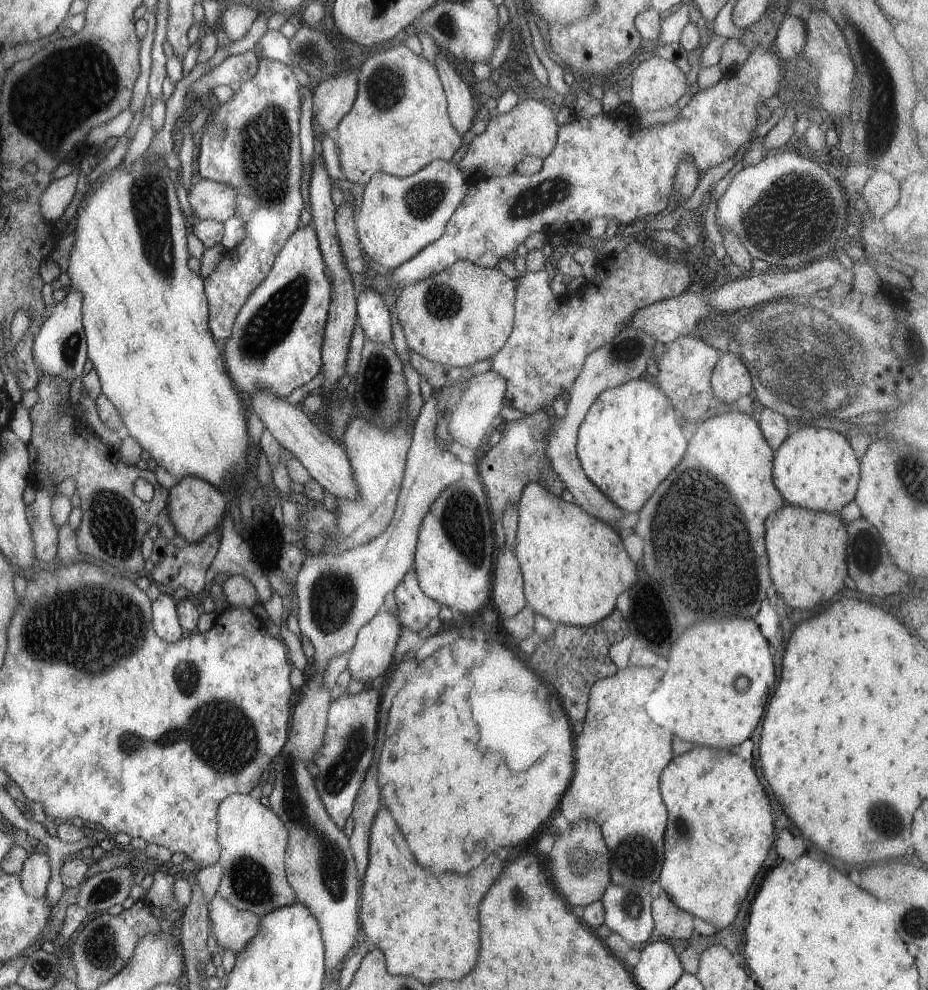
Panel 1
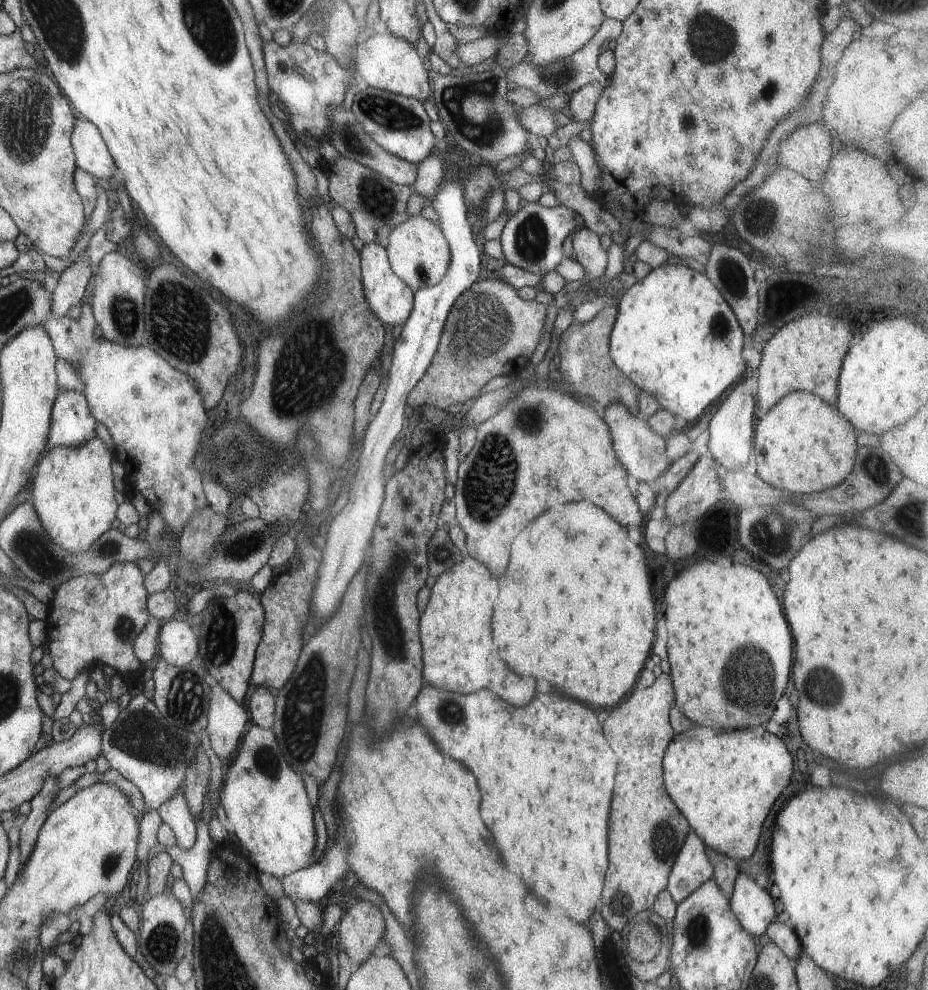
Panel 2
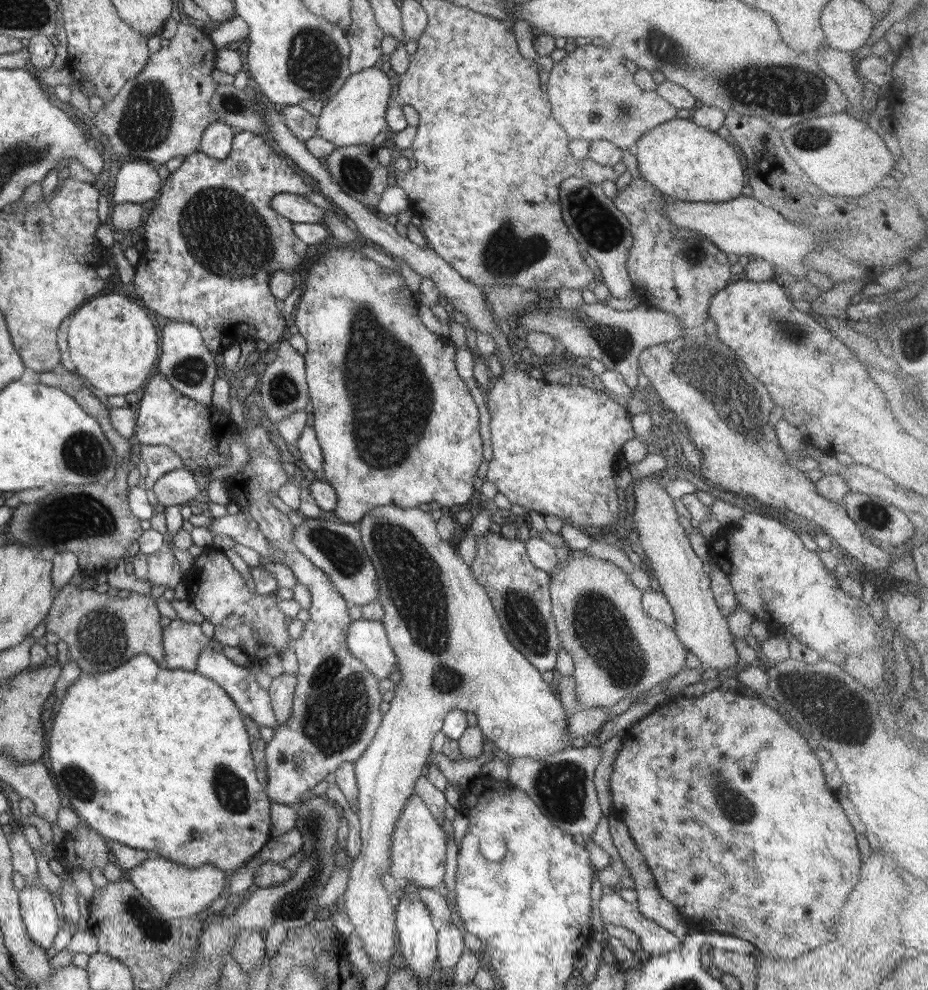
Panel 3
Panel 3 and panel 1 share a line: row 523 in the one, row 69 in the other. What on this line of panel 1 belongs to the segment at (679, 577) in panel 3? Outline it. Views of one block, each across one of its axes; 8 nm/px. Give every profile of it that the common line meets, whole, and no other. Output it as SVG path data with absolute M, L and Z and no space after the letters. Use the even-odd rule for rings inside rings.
M656 55L643 60L633 70L629 89L631 99L627 104L633 112L660 111L673 106L687 91L679 68Z

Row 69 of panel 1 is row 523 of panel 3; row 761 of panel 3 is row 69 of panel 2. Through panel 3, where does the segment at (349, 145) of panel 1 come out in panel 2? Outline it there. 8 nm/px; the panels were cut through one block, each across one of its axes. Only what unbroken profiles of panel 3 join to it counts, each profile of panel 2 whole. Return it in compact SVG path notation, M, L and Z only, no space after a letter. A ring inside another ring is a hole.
M391 32L373 33L367 40L357 43L353 58L360 85L389 91L407 98L424 101L431 94L429 73L415 47Z

